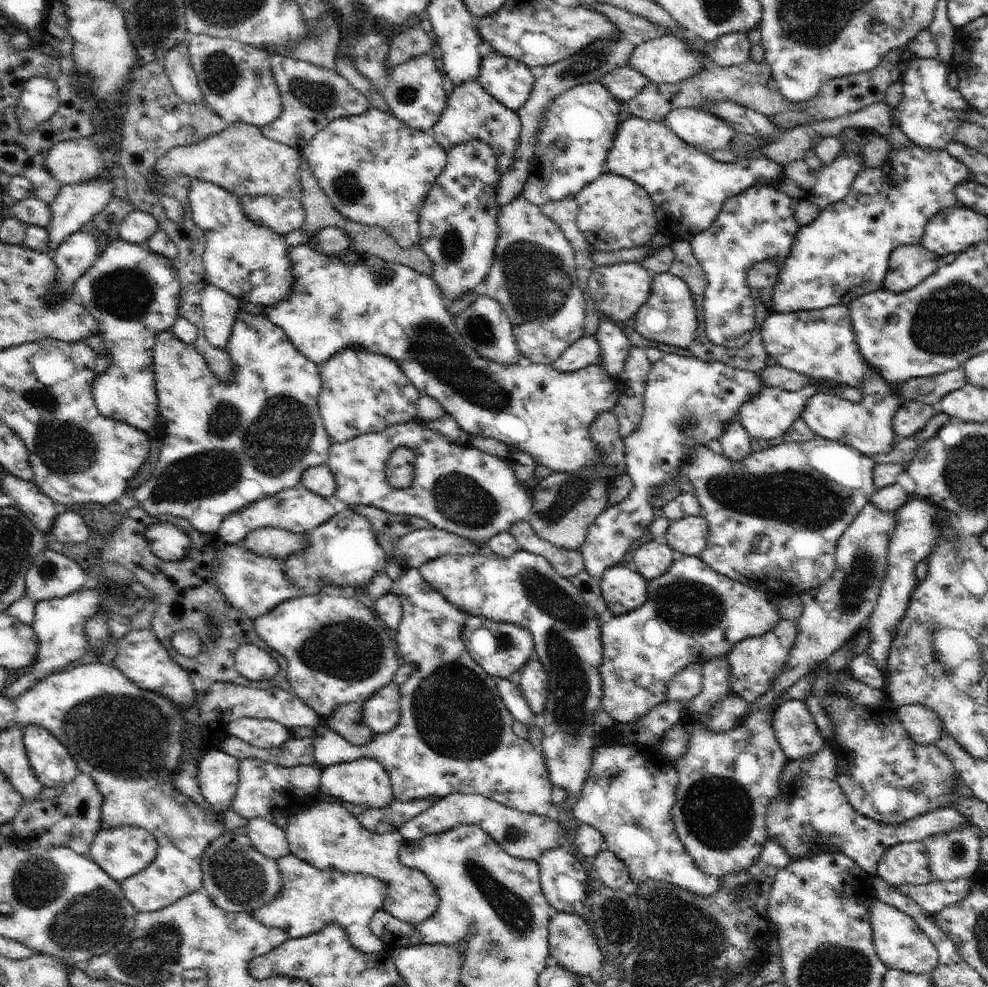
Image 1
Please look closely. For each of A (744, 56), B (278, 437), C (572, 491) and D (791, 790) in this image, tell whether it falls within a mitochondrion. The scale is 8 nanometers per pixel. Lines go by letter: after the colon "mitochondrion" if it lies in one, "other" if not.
A: other
B: mitochondrion
C: mitochondrion
D: other

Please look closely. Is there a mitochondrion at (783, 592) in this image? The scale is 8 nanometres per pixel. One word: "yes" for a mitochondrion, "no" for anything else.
no

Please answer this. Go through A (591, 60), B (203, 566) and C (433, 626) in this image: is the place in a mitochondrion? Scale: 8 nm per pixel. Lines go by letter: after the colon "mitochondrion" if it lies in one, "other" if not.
A: mitochondrion
B: other
C: other

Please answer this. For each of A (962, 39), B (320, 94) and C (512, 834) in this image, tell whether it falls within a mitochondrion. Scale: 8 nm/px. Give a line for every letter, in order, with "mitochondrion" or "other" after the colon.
A: other
B: mitochondrion
C: mitochondrion

